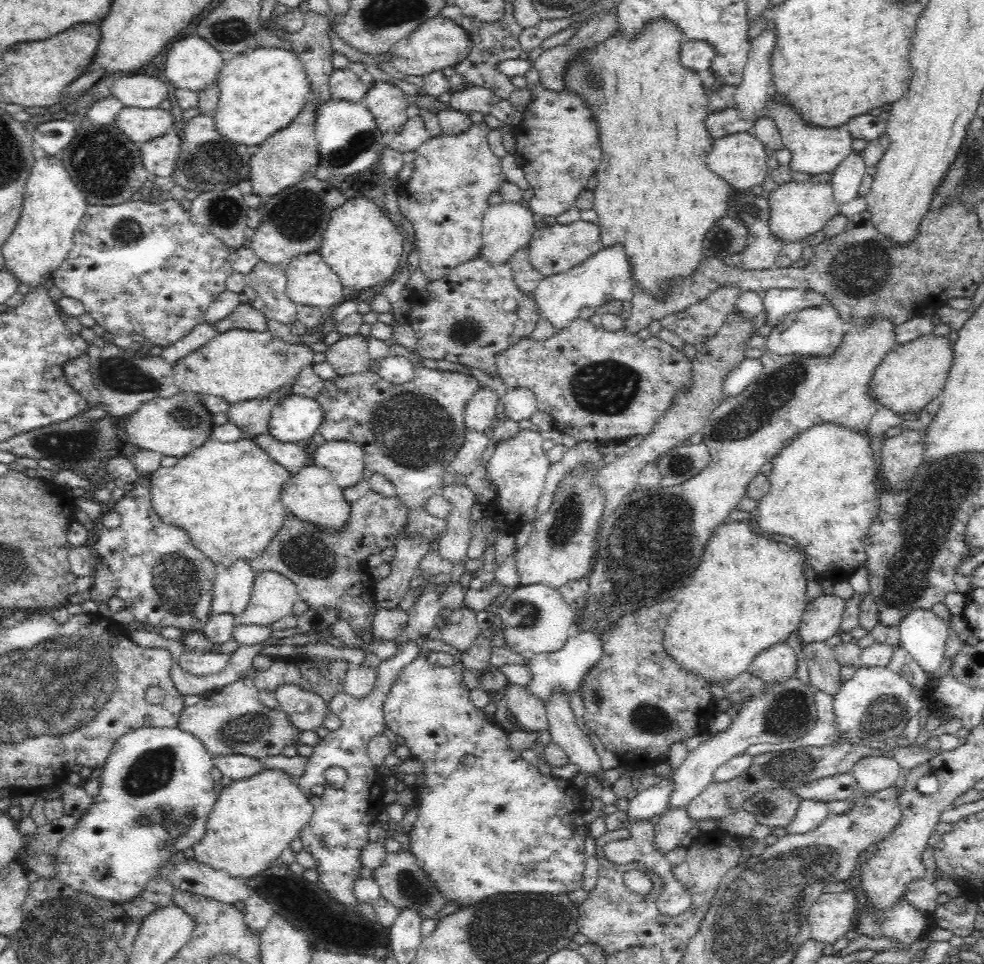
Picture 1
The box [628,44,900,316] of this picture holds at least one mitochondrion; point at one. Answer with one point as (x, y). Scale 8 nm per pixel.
(859, 271)

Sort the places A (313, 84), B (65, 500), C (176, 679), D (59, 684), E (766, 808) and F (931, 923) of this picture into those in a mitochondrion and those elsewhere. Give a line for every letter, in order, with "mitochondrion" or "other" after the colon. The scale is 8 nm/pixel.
A: other
B: other
C: other
D: mitochondrion
E: mitochondrion
F: other

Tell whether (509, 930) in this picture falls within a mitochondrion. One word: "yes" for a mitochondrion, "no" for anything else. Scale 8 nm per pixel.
yes

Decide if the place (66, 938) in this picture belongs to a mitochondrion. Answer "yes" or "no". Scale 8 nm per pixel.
yes

